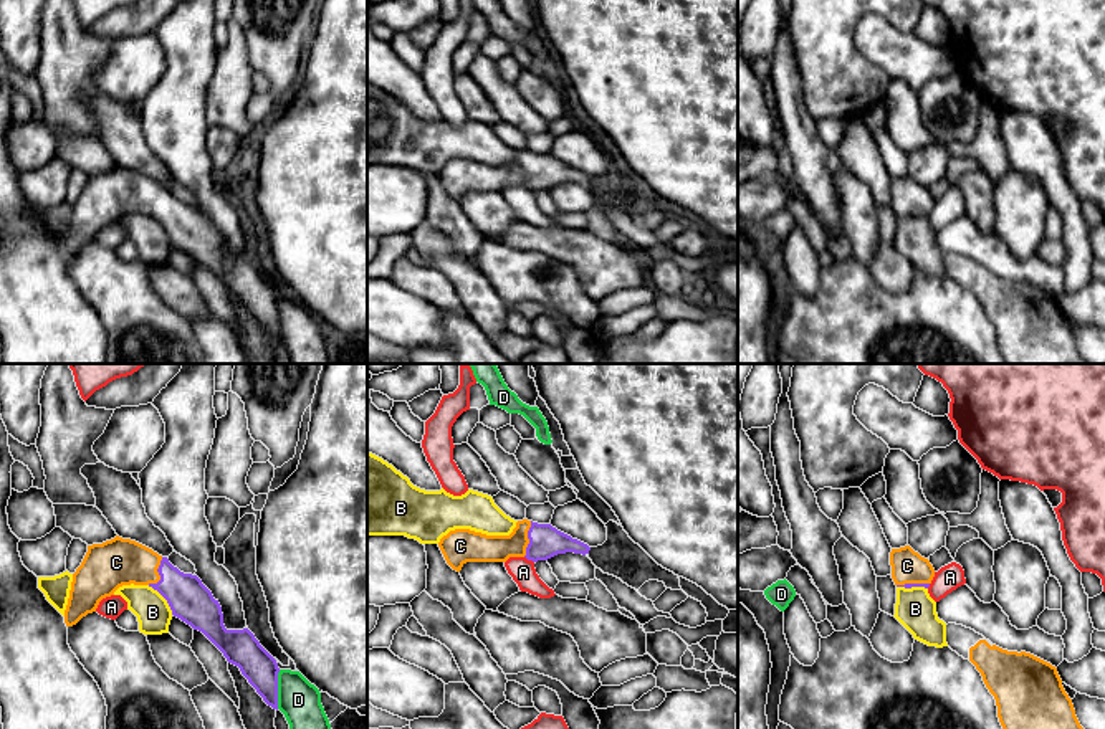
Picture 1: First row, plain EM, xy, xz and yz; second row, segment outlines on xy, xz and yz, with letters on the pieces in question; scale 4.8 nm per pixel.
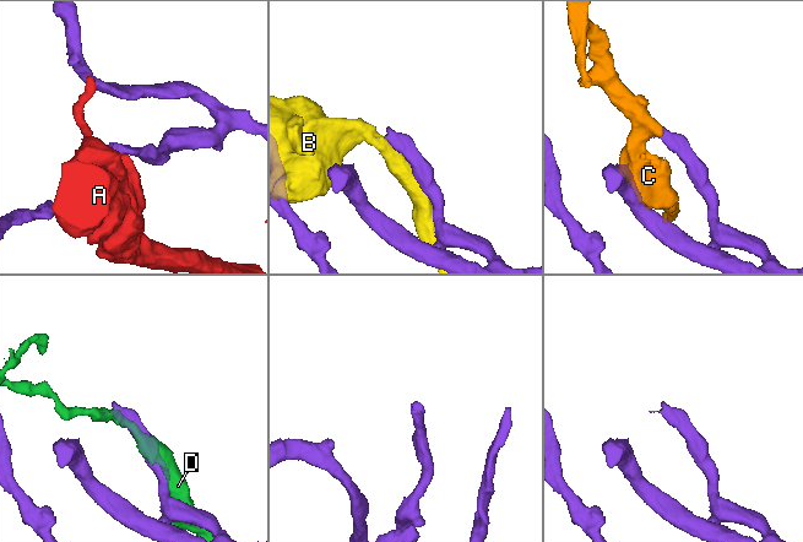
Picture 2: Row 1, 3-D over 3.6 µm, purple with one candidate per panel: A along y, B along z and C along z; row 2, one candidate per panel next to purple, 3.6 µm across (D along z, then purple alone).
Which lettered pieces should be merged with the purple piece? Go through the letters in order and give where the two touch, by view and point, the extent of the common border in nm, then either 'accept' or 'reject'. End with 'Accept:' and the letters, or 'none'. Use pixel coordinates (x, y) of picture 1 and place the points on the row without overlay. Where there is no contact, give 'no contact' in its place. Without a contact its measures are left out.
A: meets purple in xz at (530, 189); contact 60 nm long; reject
B: meets purple in xy at (164, 227); contact 190 nm long; reject
C: meets purple in xz at (528, 167); contact 180 nm long; accept
D: meets purple in xy at (277, 319); contact 190 nm long; reject
Accept: C

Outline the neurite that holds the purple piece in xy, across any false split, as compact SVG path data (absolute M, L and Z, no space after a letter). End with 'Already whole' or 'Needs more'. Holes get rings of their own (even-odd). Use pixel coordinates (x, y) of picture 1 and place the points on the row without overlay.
M116 165L88 175L81 195L73 203L66 256L96 241L99 231L122 215L149 215L169 233L172 245L202 261L256 319L263 331L278 341L278 293L248 260L227 260L218 230L197 205L184 203L167 187Z. Needs more

